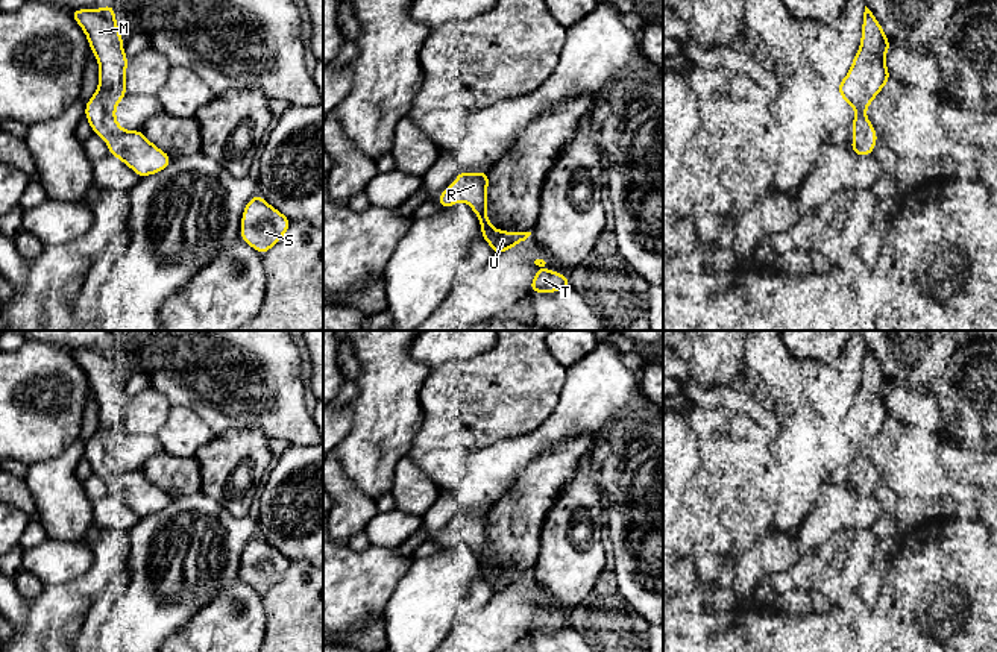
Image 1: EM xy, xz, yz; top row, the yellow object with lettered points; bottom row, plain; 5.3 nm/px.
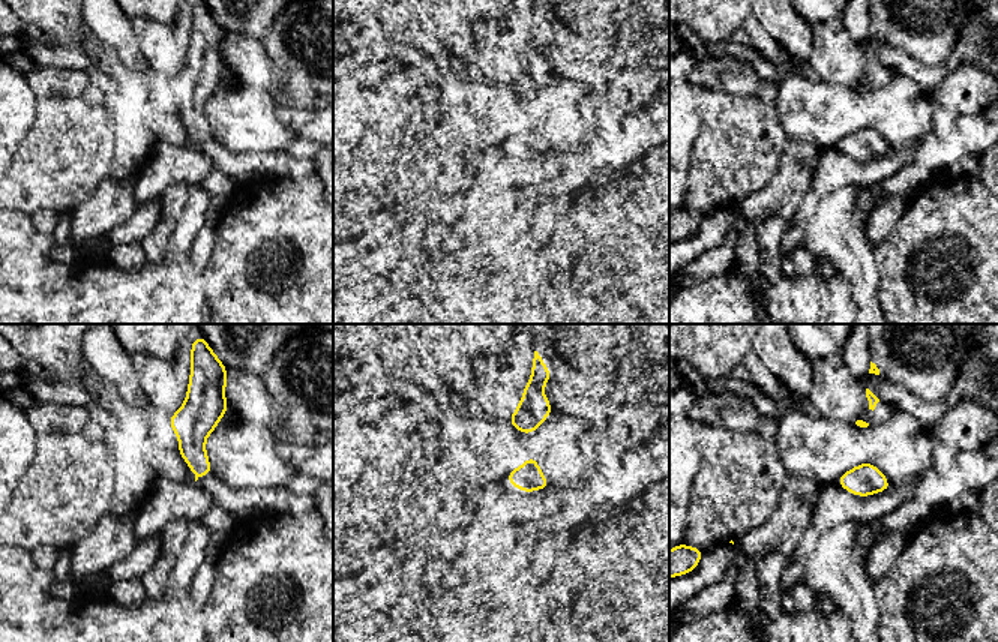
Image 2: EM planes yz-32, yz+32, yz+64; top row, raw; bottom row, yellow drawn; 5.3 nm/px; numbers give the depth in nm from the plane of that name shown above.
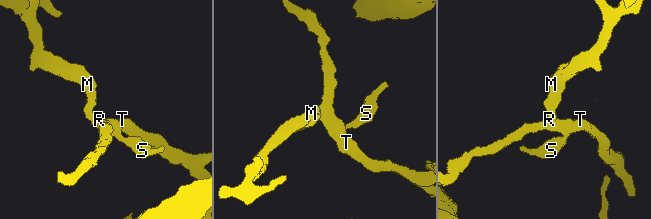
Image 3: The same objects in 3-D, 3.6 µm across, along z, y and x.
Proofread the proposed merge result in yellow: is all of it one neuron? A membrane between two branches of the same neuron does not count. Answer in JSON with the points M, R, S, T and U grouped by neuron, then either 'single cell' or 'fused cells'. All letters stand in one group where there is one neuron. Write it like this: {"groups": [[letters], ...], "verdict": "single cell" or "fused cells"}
{"groups": [["M", "R", "S", "T", "U"]], "verdict": "single cell"}

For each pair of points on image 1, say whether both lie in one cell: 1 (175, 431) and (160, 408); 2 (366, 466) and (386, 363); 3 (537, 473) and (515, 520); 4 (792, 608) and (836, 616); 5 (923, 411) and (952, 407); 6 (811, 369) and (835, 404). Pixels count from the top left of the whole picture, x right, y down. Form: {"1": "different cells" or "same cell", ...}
{"1": "different cells", "2": "same cell", "3": "same cell", "4": "different cells", "5": "different cells", "6": "same cell"}

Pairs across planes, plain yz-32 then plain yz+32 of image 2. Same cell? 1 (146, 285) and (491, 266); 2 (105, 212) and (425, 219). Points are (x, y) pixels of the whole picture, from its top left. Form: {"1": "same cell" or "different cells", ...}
{"1": "different cells", "2": "same cell"}

